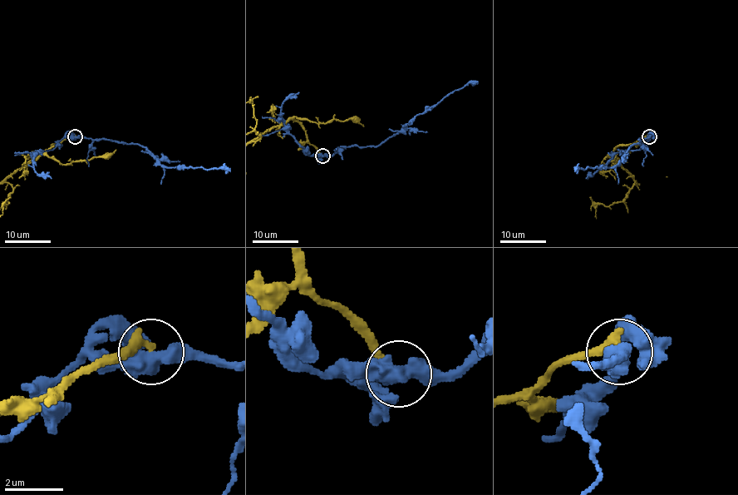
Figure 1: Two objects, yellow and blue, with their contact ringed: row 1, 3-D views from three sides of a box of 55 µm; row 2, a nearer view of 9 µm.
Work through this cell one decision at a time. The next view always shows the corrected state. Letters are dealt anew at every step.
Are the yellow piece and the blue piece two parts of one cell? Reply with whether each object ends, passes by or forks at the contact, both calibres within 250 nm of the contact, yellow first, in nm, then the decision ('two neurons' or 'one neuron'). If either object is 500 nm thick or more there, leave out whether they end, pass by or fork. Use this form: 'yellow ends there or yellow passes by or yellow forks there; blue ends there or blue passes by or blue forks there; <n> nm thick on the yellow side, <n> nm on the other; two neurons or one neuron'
yellow ends there; blue forks there; 320 nm thick on the yellow side, 440 nm on the other; two neurons

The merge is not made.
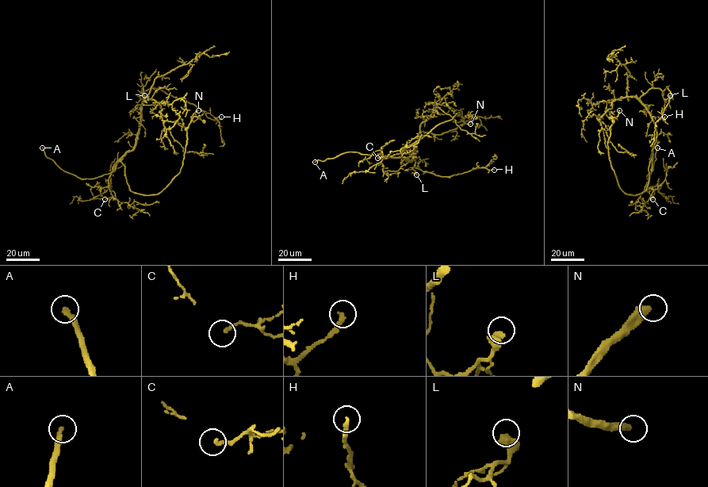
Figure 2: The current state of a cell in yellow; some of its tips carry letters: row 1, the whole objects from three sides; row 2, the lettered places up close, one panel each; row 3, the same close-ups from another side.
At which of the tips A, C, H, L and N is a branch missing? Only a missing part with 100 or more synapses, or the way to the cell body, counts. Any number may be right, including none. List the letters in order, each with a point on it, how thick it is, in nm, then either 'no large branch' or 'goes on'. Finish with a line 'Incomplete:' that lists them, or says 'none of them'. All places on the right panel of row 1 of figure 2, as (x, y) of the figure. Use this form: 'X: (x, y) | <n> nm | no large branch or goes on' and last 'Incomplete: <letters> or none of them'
A: (657, 147) | 260 nm | goes on
C: (652, 199) | 190 nm | no large branch
H: (664, 116) | 240 nm | no large branch
L: (670, 95) | 550 nm | no large branch
N: (619, 110) | 440 nm | goes on
Incomplete: A, N

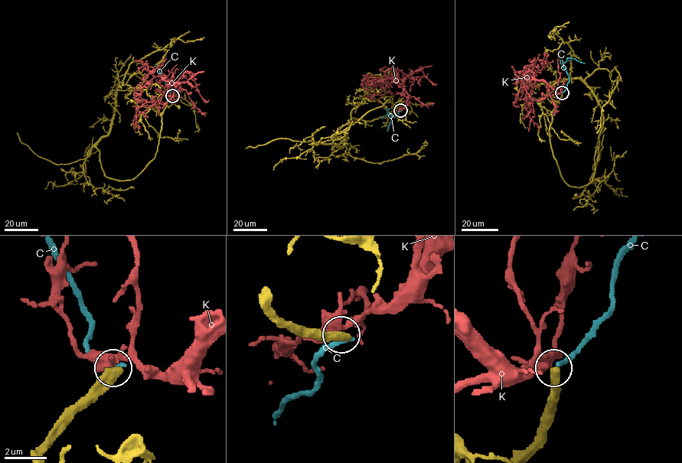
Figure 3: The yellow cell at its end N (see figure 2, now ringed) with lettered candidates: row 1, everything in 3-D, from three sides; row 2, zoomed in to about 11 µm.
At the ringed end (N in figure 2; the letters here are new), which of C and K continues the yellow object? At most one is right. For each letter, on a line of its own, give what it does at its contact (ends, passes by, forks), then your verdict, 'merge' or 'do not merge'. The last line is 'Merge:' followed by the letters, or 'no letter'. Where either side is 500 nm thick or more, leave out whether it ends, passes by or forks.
C: it ends; do not merge
K: do not merge
Merge: no letter

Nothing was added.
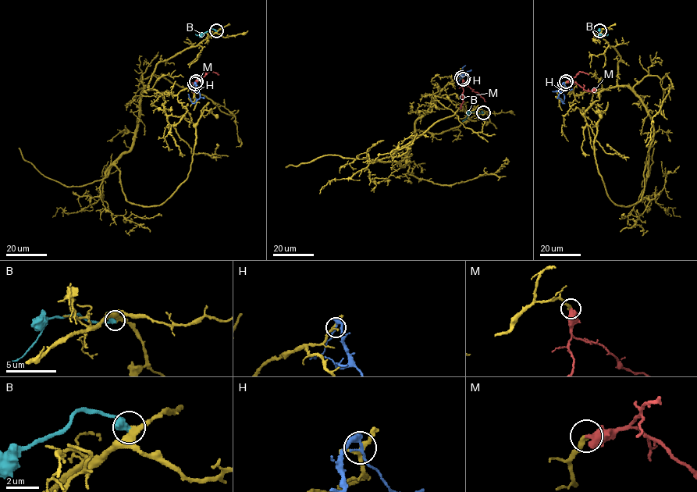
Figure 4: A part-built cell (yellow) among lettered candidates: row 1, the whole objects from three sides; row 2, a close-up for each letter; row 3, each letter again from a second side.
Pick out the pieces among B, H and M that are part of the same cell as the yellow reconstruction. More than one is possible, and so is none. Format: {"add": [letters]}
{"add": ["M"]}

